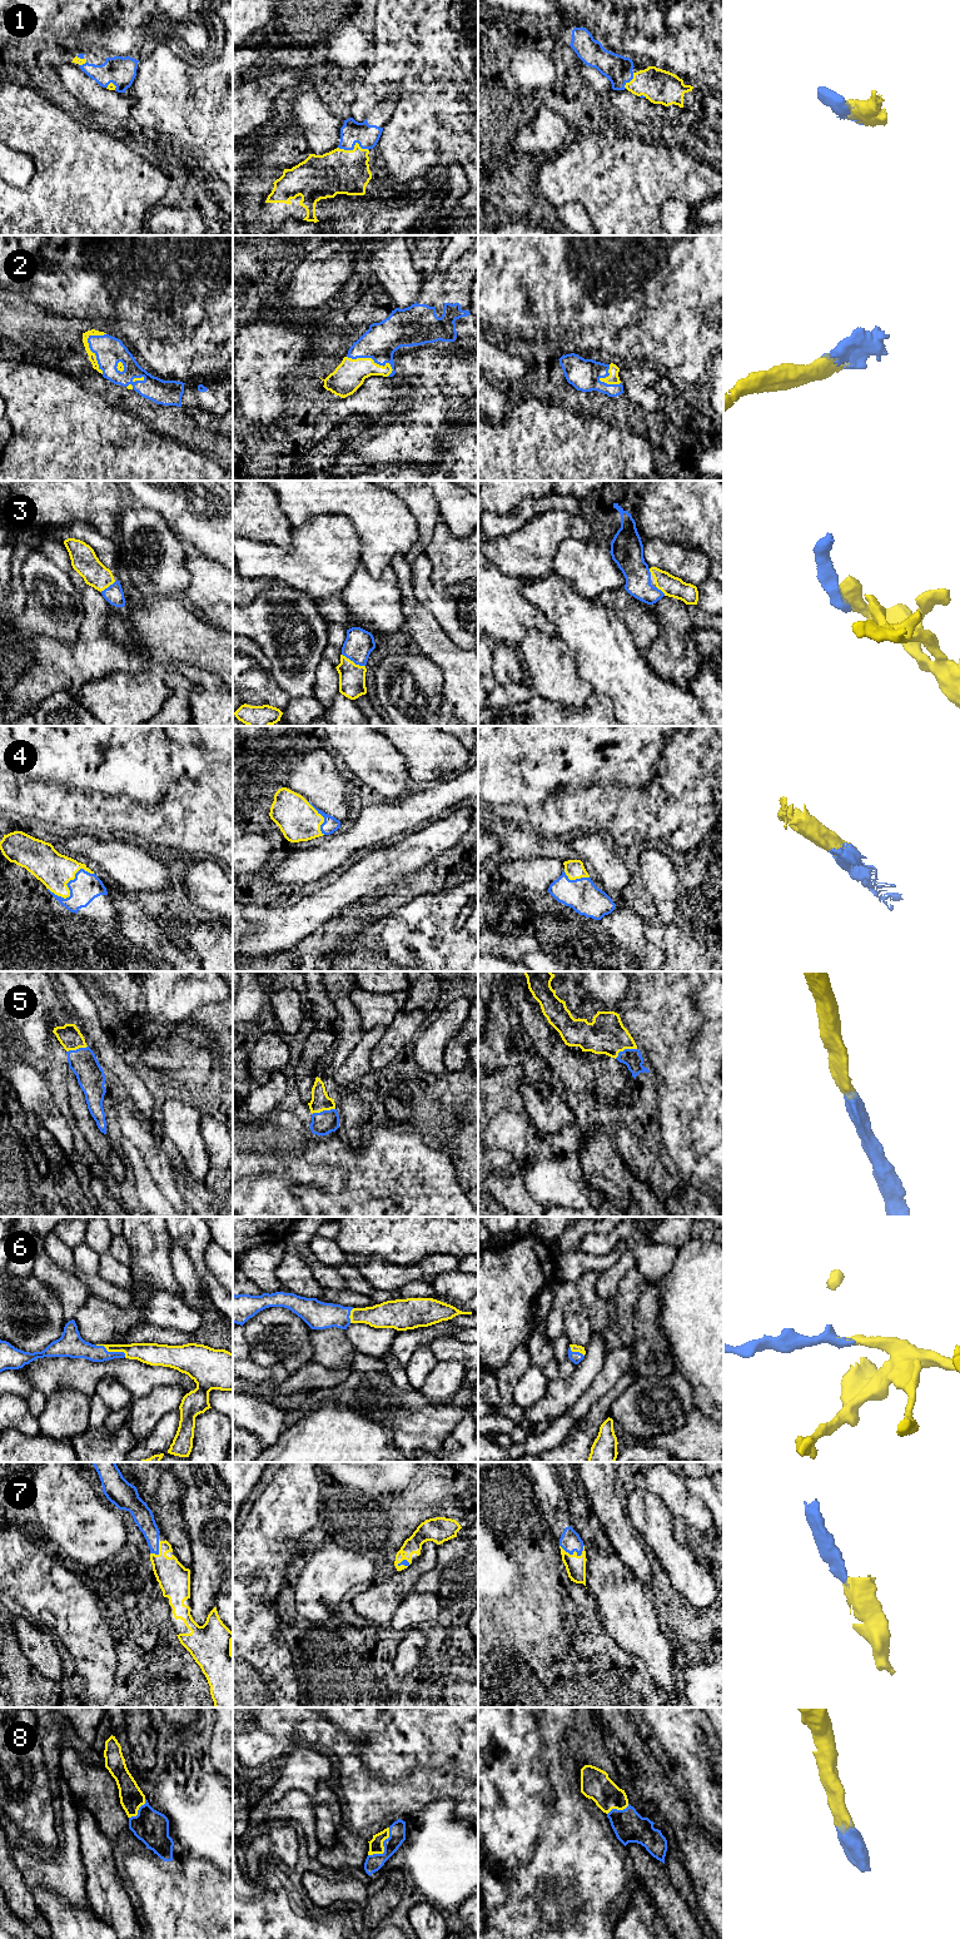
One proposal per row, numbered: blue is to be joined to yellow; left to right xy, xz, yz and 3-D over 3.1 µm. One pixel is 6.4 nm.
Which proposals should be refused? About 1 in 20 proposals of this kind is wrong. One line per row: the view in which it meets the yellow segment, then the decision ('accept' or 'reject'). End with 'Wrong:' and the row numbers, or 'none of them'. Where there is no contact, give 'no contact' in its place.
1: xz | accept
2: xy | accept
3: xz | accept
4: xy | accept
5: yz | accept
6: xy | accept
7: yz | accept
8: xz | accept
Wrong: none of them

